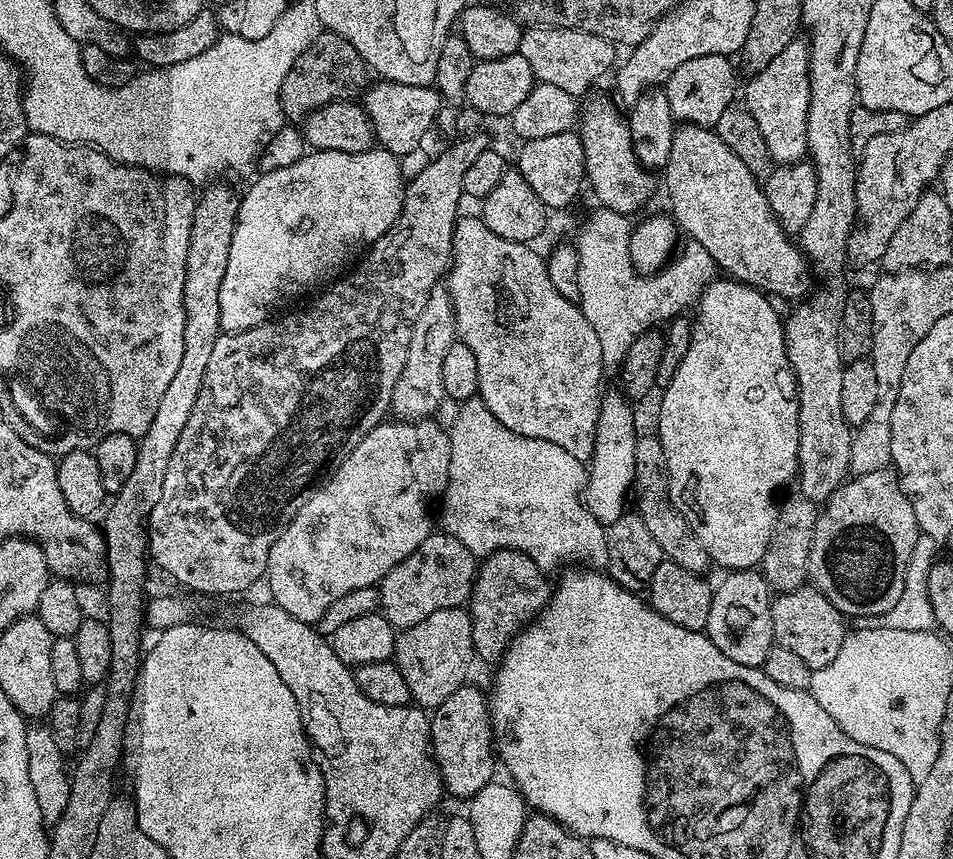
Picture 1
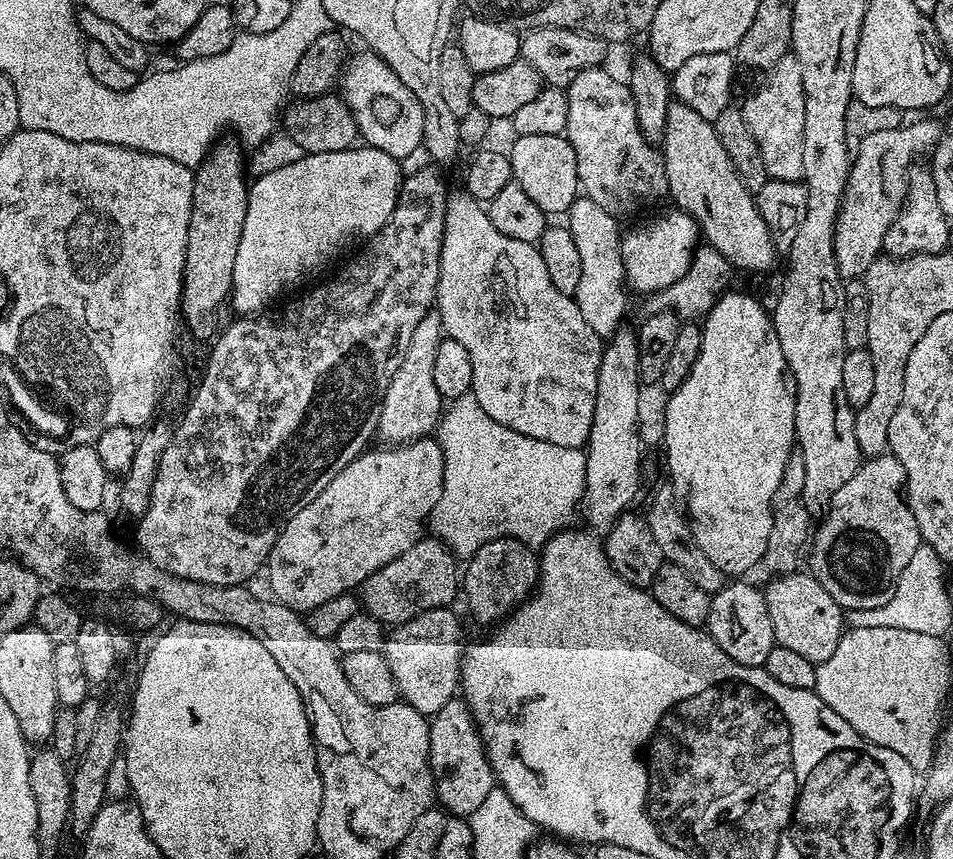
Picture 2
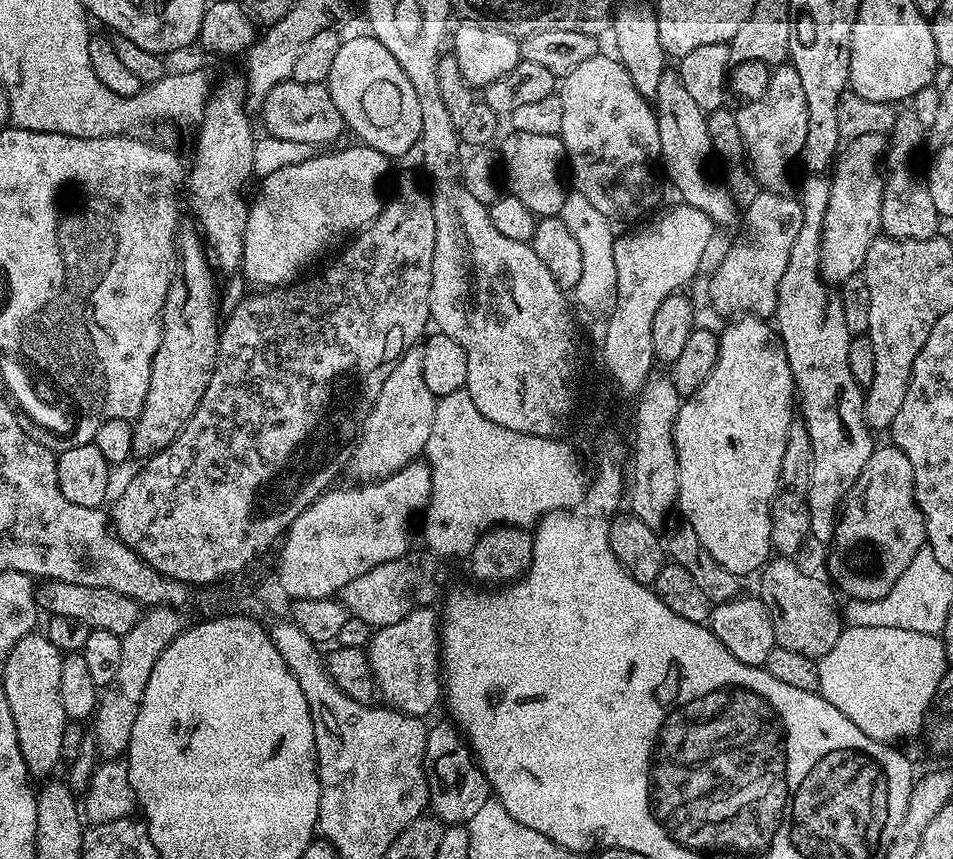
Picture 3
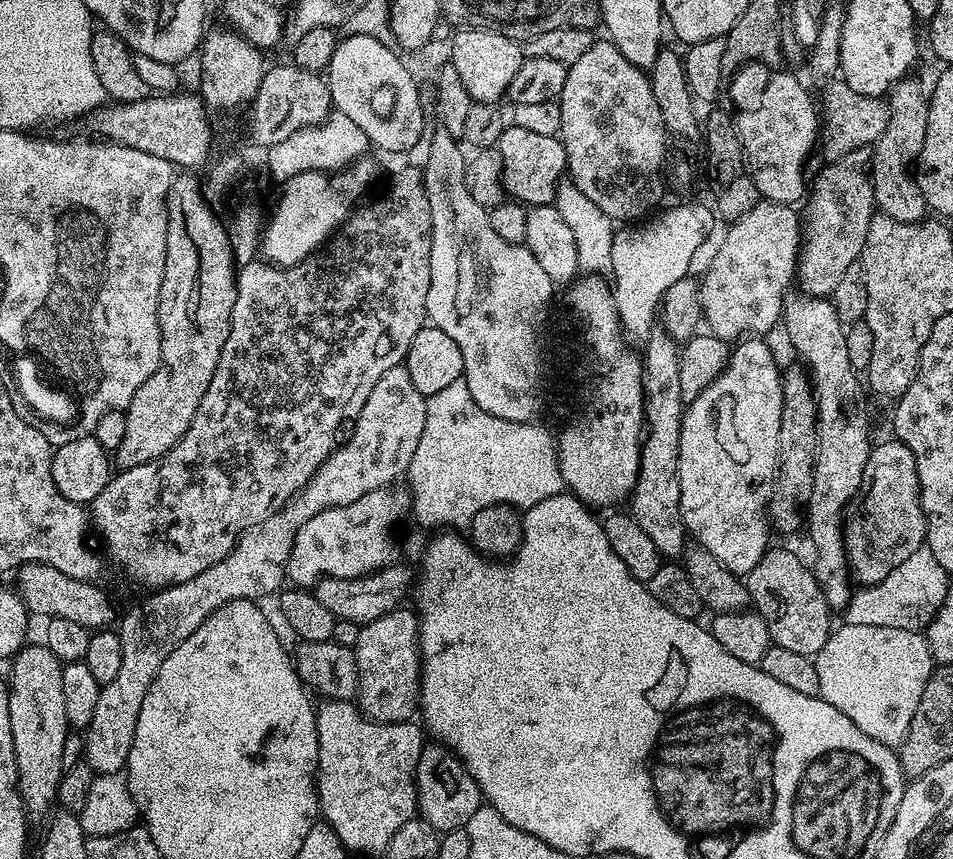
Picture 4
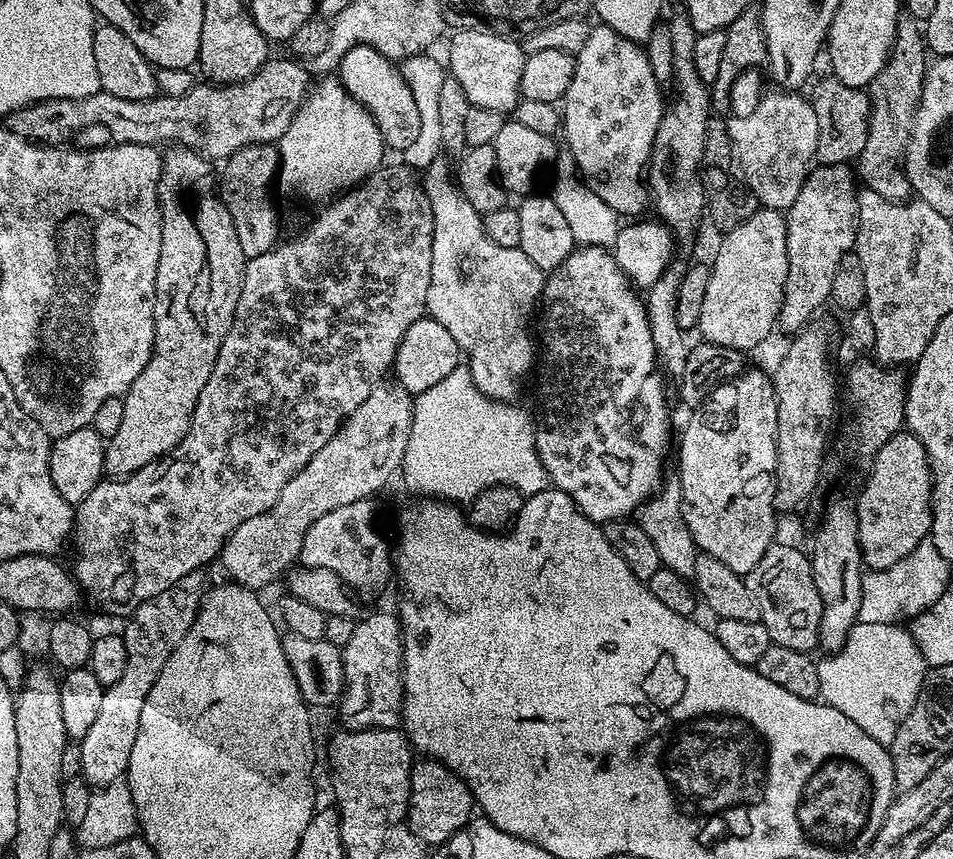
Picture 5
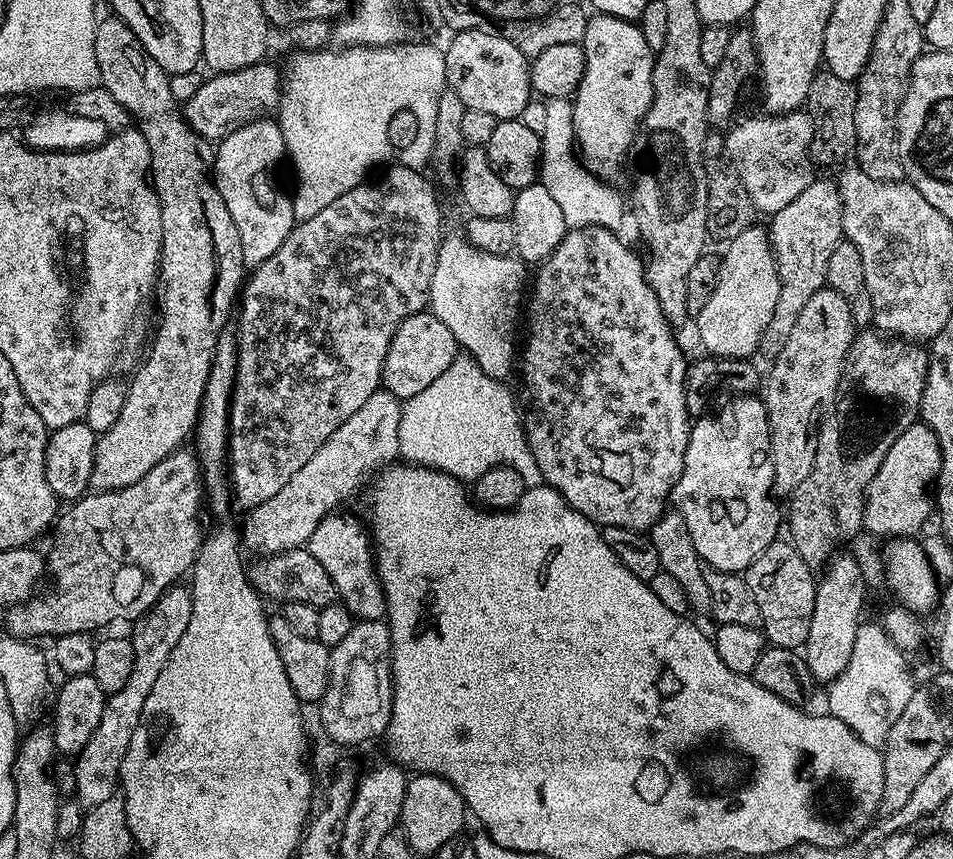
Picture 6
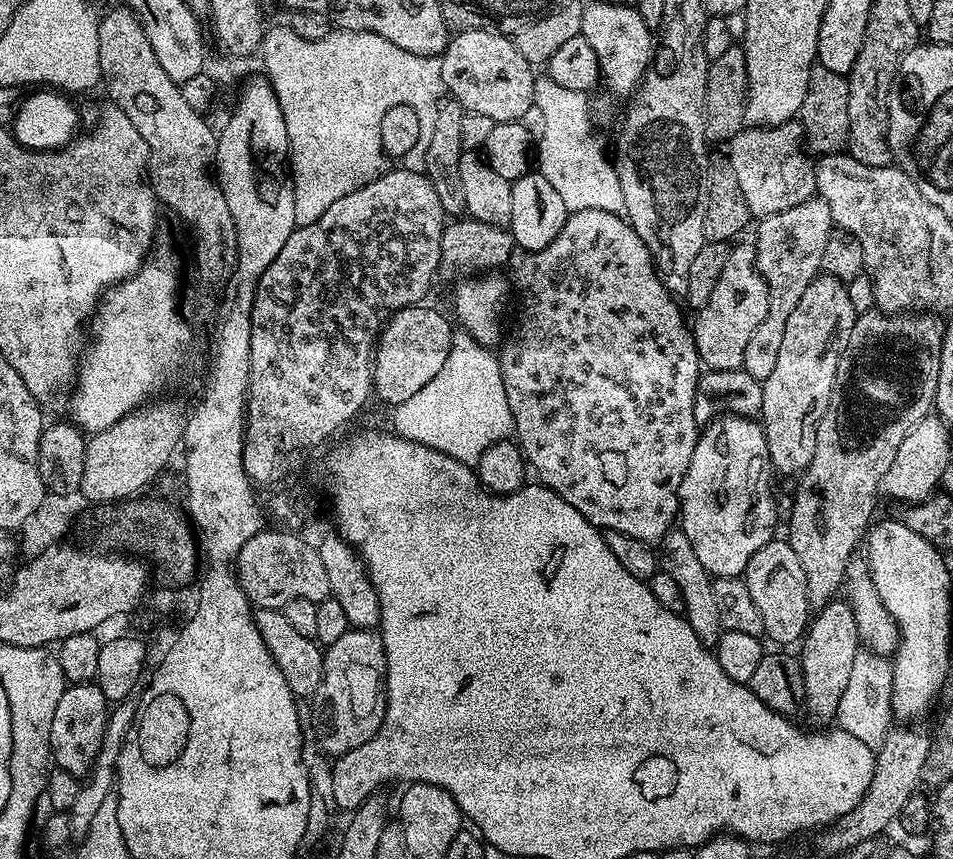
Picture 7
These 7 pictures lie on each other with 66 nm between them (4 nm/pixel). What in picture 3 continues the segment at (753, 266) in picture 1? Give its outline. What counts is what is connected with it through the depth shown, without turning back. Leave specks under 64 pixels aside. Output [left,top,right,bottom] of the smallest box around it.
[654,70,738,225]

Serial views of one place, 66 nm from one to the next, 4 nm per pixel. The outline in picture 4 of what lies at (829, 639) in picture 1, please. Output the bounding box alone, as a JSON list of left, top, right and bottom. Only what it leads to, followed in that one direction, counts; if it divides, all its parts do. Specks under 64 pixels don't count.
[746,546,834,657]

